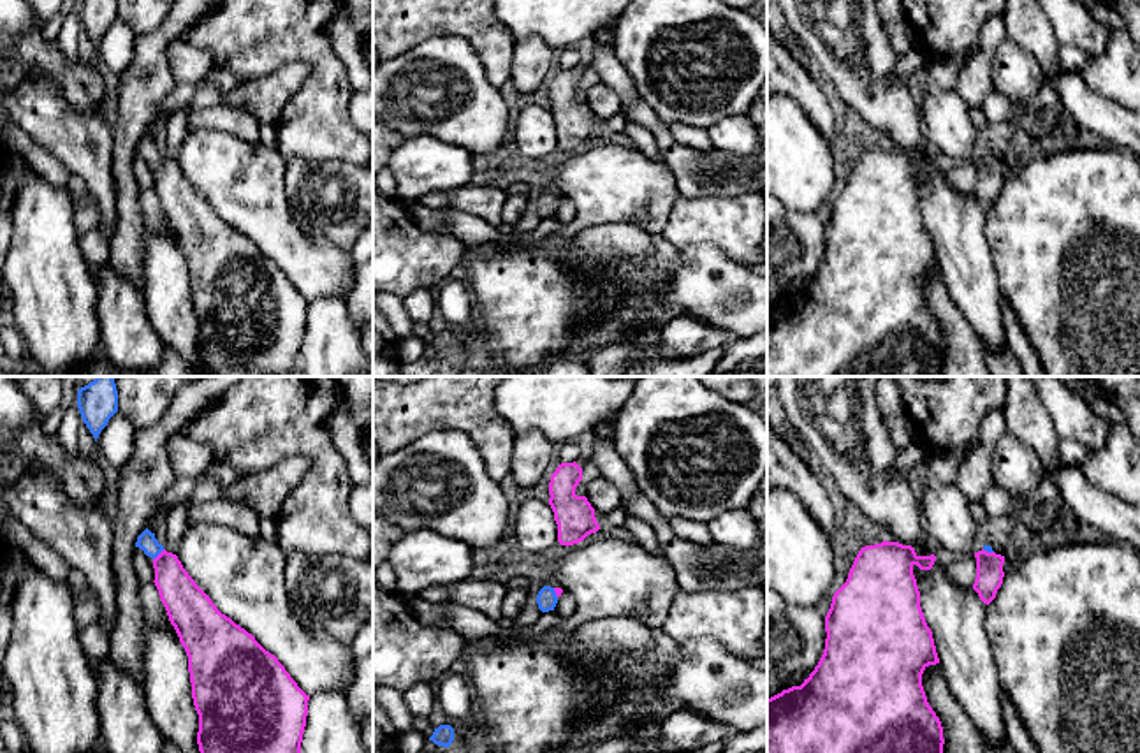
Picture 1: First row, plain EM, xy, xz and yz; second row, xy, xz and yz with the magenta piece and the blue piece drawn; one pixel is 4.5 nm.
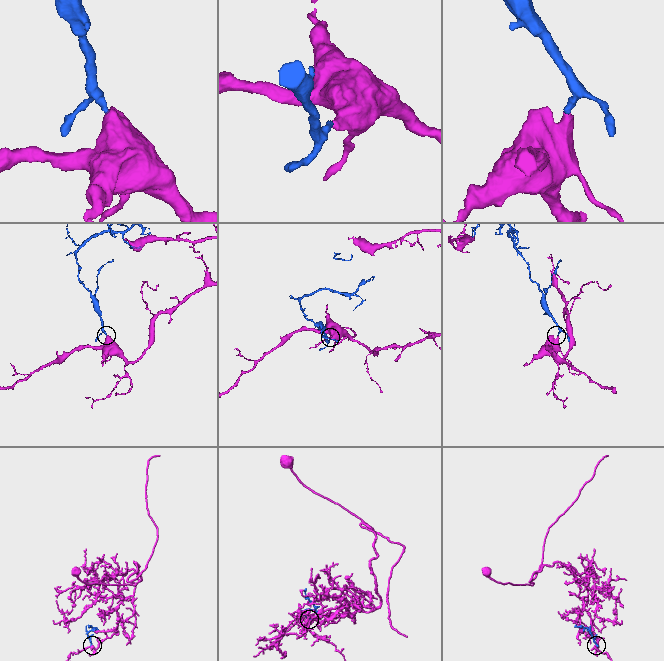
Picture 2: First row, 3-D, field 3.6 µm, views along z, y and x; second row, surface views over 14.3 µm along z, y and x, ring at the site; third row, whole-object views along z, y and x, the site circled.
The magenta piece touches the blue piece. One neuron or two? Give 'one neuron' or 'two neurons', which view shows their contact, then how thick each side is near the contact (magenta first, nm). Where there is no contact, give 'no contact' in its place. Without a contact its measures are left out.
one neuron; contact in xy; calibres 190 and 90 nm

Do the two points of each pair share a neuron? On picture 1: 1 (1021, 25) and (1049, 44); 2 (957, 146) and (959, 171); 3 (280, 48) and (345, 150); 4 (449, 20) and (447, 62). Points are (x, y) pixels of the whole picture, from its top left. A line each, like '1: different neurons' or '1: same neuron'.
1: same neuron
2: different neurons
3: same neuron
4: different neurons

